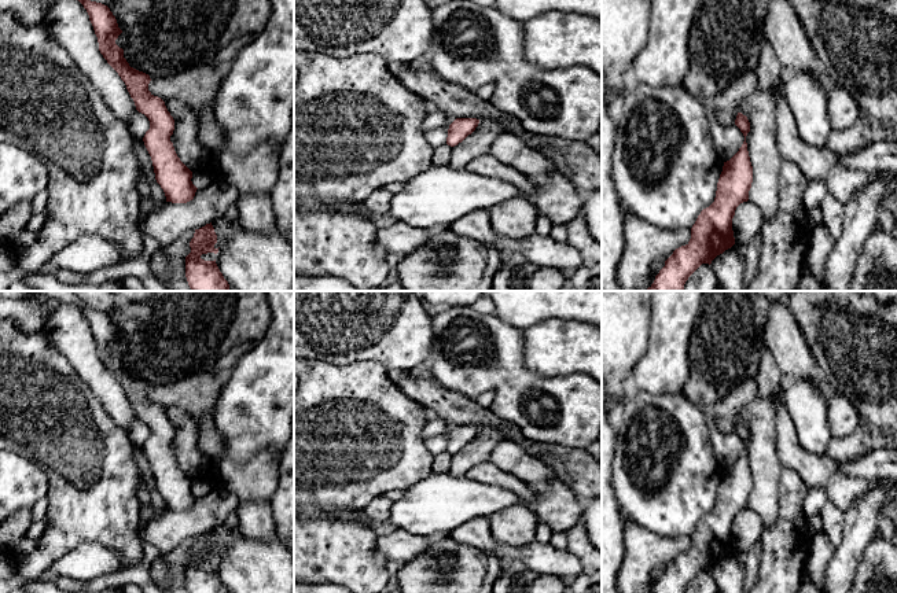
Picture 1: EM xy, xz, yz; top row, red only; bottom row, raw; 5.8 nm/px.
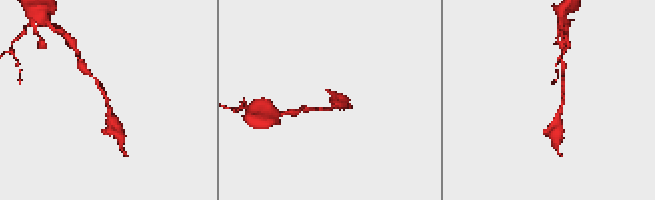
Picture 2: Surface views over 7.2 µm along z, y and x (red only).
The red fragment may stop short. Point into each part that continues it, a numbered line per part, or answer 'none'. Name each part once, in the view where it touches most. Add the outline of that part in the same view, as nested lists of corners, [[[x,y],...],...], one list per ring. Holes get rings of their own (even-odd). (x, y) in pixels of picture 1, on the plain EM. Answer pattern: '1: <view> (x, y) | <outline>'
none

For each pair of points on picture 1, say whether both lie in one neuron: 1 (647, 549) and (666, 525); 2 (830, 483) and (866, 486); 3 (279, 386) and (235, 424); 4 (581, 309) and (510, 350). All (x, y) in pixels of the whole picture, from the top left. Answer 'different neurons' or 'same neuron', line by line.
1: different neurons
2: same neuron
3: same neuron
4: different neurons

